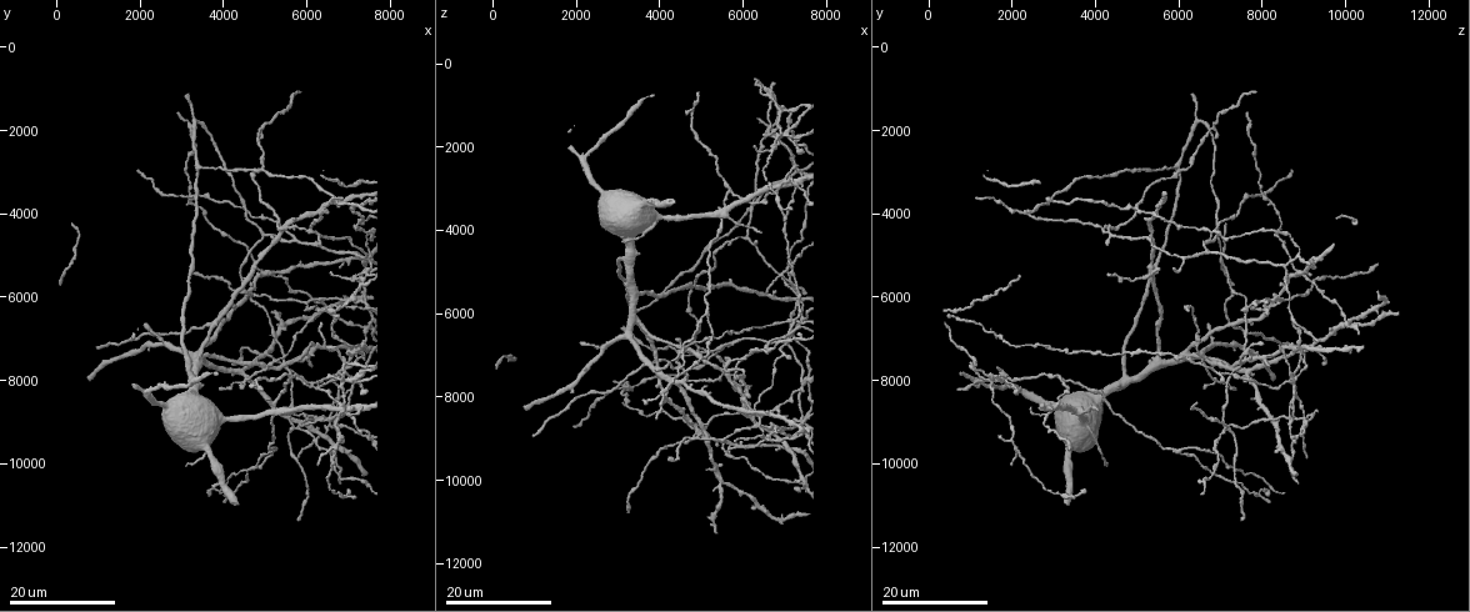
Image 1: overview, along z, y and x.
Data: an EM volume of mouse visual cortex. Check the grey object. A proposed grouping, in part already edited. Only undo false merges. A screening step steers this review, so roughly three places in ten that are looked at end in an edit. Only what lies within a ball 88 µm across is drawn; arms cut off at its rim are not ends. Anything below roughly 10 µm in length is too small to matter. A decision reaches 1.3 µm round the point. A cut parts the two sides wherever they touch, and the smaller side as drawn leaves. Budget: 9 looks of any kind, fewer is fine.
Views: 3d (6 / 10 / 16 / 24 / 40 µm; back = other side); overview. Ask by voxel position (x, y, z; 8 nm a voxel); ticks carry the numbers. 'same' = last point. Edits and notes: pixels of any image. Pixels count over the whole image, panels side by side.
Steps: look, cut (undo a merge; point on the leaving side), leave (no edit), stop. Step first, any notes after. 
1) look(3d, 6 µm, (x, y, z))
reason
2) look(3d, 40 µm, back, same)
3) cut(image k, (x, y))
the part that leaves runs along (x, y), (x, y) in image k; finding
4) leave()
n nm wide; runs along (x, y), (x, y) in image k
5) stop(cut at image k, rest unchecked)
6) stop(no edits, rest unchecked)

look(3d, 16 µm, (5400, 5400, 9050))
looks like a crossing

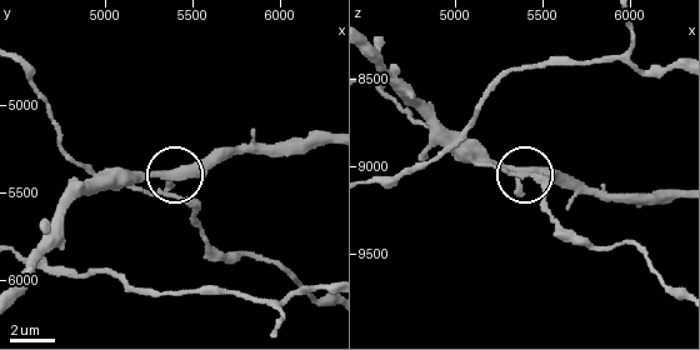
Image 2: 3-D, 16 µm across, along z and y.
look(3d, 10 µm, same)

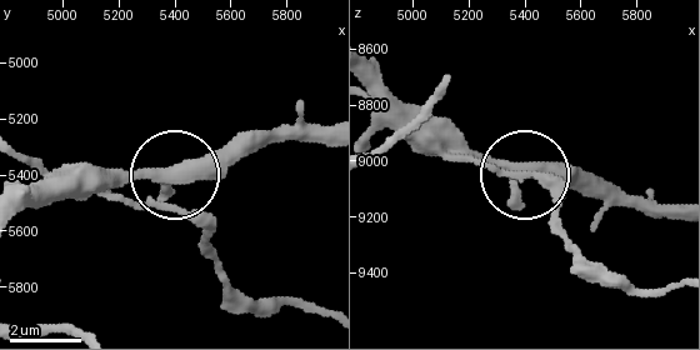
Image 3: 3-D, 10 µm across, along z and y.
look(3d, 6 µm, same)

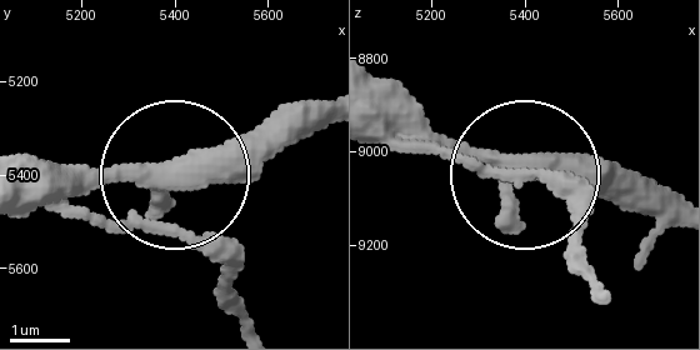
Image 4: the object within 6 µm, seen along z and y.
leave()
runs along (373, 71), (576, 216) in image 4; continuous, no second cell

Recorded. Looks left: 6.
look(3d, 16 µm, (5650, 7950, 3000))
side arm on a straight run

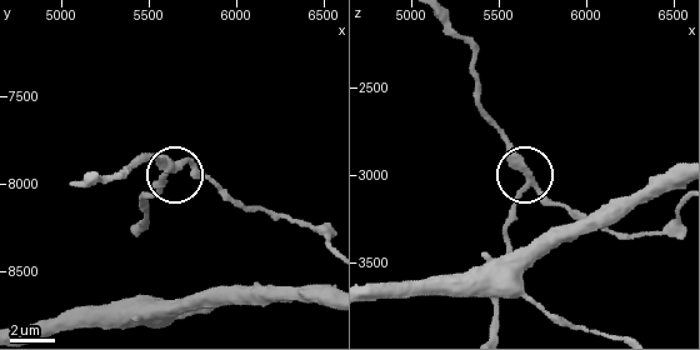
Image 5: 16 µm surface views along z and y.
look(3d, 6 µm, (5680, 7880, 3060))

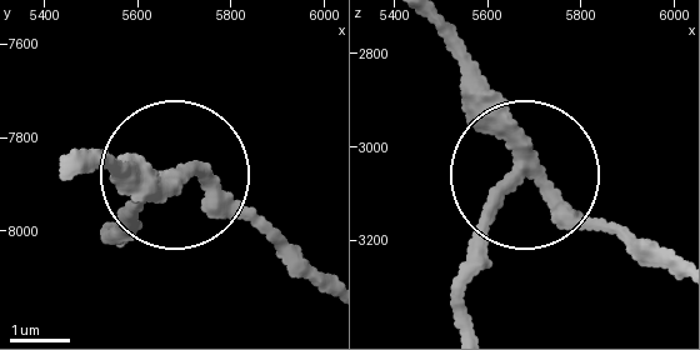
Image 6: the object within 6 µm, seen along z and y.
leave()
270 nm wide; runs along (325, 273), (280, 258), (180, 168), (76, 168) in image 6; continuous, no second cell

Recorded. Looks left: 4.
look(3d, 24 µm, (6300, 8050, 8600))
branch point

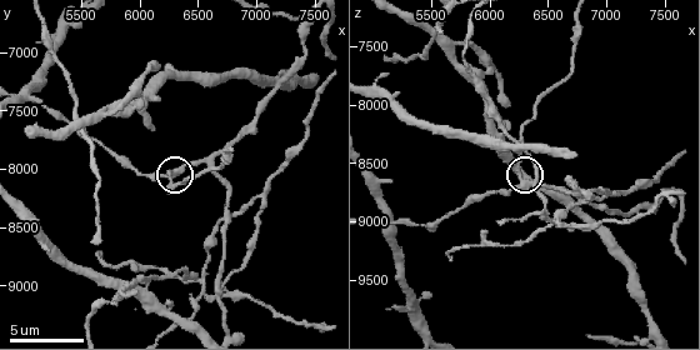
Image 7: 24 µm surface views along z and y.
look(3d, 10 µm, same)

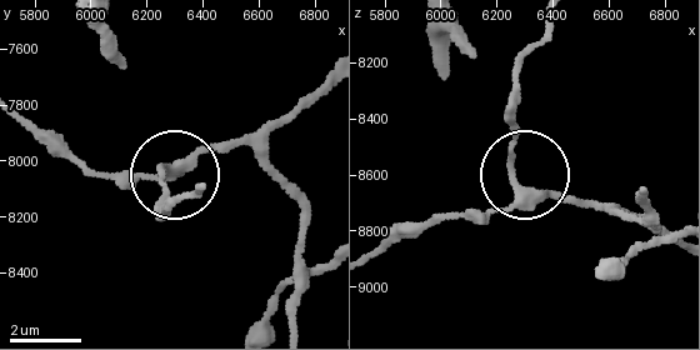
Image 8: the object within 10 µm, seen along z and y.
leave()
side arm 25 µm; 3 arms; continuous, no second cell

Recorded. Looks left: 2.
look(3d, 16 µm, (6050, 4350, 4150))
branch point

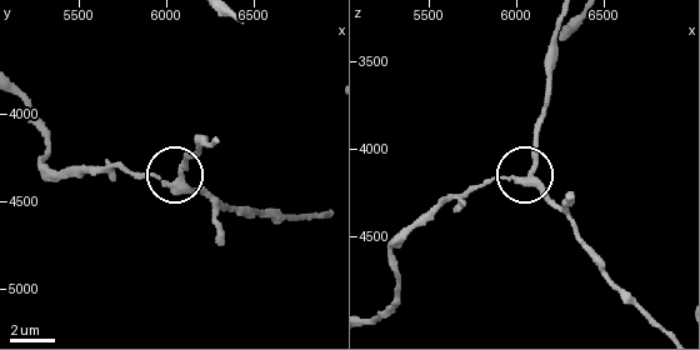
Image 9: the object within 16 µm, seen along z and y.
look(3d, 10 µm, (6080, 4340, 4160))
closer look

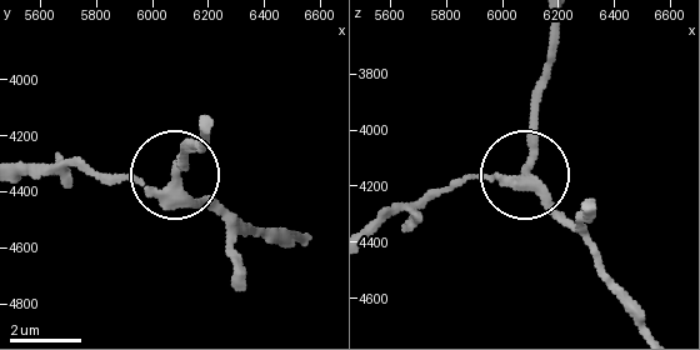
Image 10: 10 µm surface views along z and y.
cut(image 10, (101, 183))
3 arms; two cells meet here

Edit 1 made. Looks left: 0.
stop(cut at image 10, rest unchecked)

